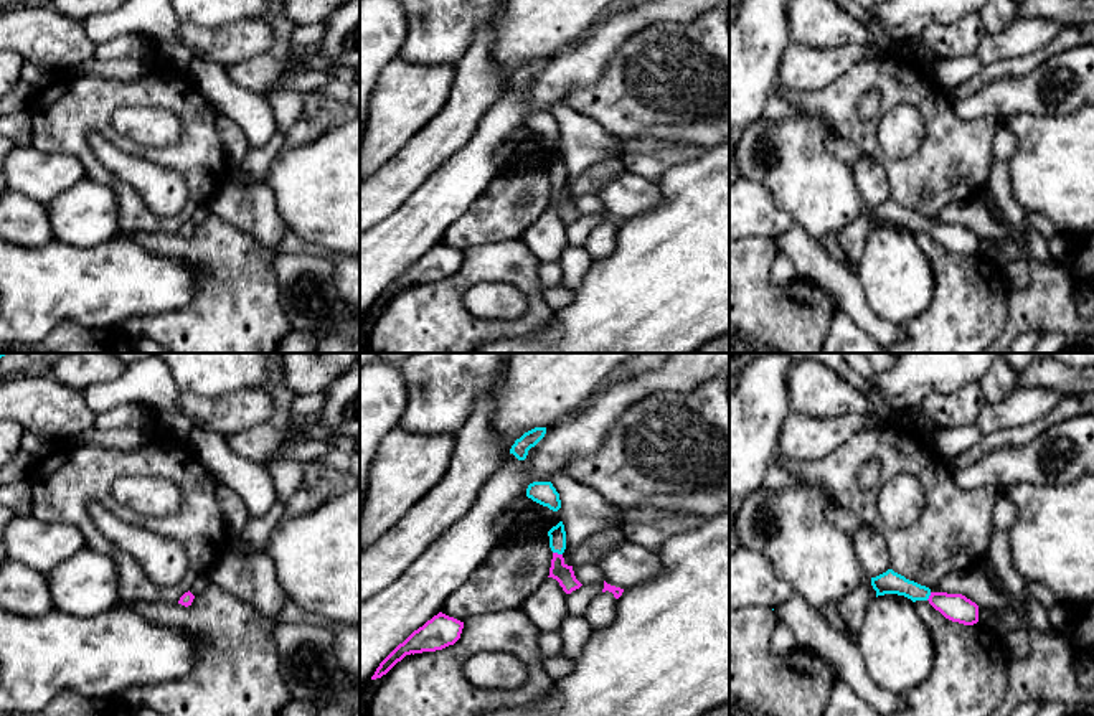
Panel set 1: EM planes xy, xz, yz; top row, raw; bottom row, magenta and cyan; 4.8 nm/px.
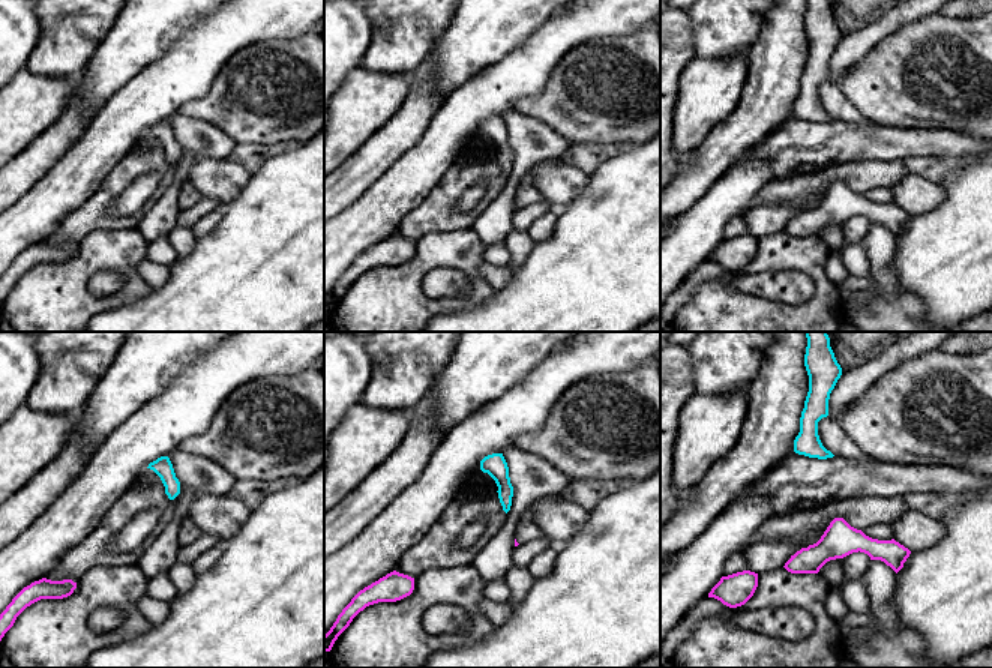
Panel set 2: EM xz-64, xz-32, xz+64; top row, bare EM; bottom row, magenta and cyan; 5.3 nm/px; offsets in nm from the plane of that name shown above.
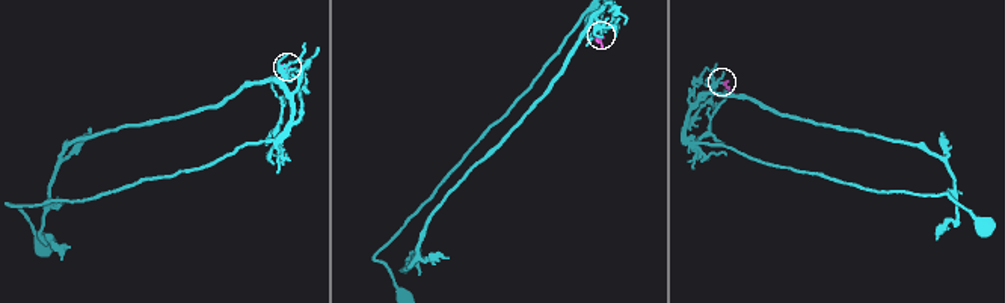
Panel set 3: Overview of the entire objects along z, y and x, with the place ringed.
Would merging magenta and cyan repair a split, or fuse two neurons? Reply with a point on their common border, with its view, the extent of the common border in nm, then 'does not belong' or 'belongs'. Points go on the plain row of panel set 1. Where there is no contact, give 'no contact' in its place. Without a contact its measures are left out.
xz (556, 183) | 50 nm | belongs

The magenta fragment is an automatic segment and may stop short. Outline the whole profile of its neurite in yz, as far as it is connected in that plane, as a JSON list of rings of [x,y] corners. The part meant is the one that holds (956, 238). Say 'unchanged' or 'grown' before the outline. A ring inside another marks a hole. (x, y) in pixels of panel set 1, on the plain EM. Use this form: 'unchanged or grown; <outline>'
grown; [[[888,200],[886,203],[871,208],[871,216],[878,226],[898,224],[916,231],[927,231],[945,249],[964,256],[978,252],[978,236],[962,224],[932,223],[929,218],[921,216],[904,206]]]

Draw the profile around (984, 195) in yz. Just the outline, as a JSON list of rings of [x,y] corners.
[[[985,186],[977,198],[980,198],[983,201],[983,205],[987,206],[987,210],[1000,221],[1005,224],[1007,228],[1007,239],[1013,241],[1015,244],[1020,246],[1021,252],[1025,257],[1030,257],[1030,252],[1026,249],[1026,243],[1023,239],[1023,234],[1018,233],[1003,216],[1002,210],[997,206],[990,190]]]

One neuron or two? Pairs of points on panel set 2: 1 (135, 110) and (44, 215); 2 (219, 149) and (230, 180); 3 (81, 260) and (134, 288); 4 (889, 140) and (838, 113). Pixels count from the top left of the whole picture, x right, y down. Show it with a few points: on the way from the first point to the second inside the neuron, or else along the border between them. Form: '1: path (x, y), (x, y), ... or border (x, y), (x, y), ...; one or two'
1: path (110, 135), (66, 189); one
2: border (225, 156), (197, 158), (189, 171); two
3: path (96, 260), (116, 260), (129, 273); one
4: border (835, 119), (856, 125), (869, 123); two

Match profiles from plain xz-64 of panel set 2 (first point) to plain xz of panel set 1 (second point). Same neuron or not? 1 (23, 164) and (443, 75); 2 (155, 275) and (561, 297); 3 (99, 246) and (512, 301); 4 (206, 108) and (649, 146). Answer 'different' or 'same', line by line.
1: different
2: same
3: different
4: different

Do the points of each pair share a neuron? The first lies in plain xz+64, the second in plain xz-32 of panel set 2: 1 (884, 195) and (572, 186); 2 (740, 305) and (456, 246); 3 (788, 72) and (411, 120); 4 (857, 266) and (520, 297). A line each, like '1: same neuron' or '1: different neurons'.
1: different neurons
2: same neuron
3: same neuron
4: different neurons

